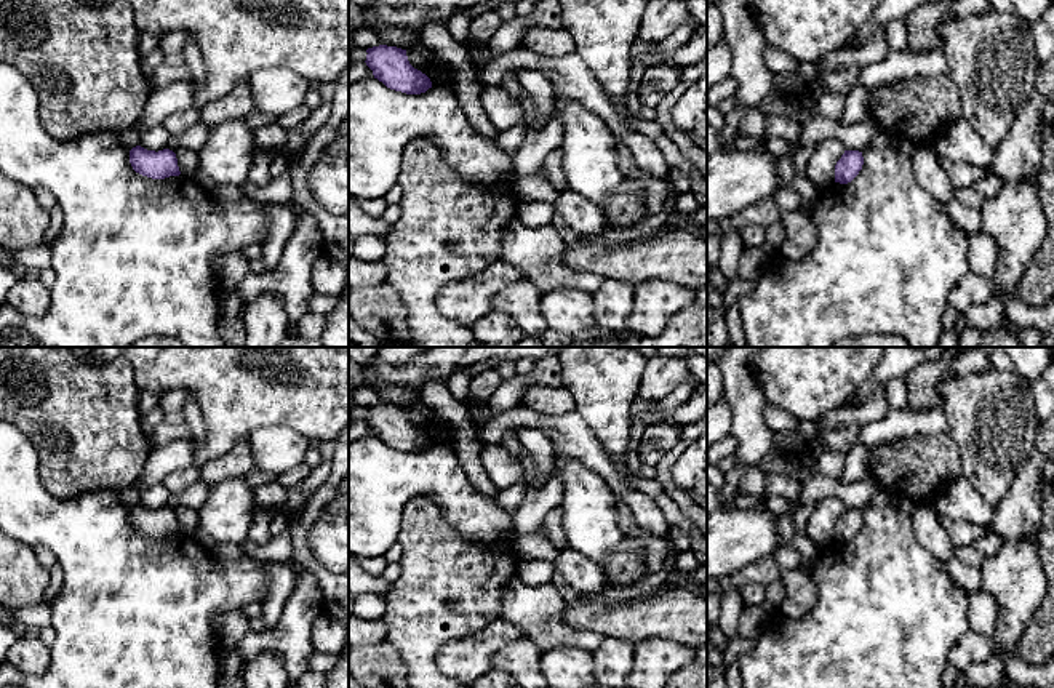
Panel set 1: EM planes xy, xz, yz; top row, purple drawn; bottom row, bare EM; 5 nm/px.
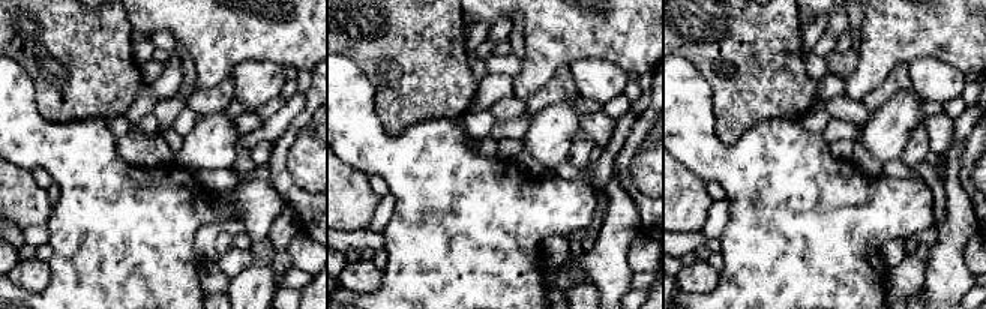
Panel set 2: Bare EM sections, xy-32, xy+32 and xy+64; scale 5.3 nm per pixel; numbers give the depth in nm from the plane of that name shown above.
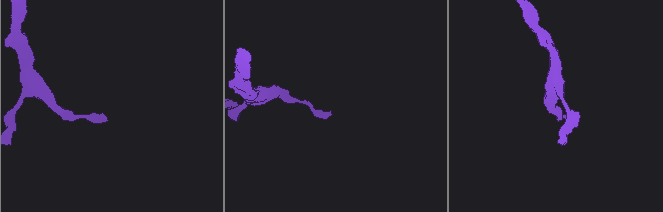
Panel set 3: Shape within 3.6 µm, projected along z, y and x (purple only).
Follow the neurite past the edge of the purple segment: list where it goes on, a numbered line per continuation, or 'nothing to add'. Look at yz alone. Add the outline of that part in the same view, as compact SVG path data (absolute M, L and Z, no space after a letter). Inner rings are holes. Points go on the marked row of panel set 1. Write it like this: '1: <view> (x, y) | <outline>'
nothing to add

